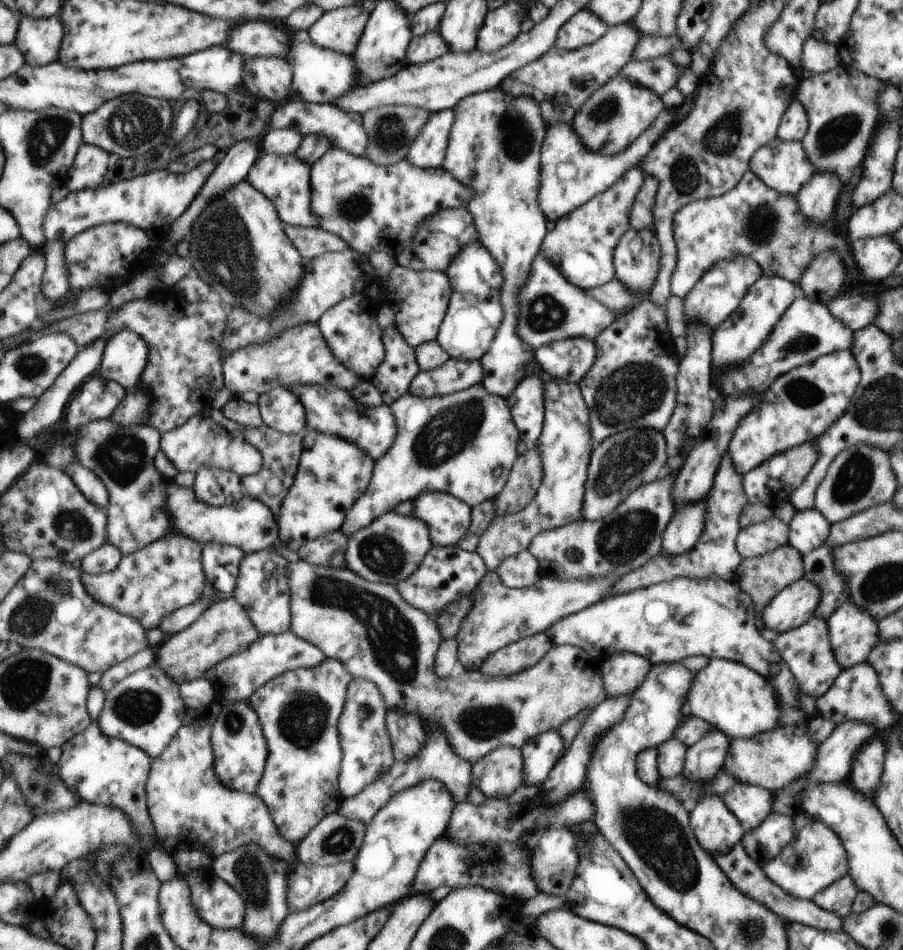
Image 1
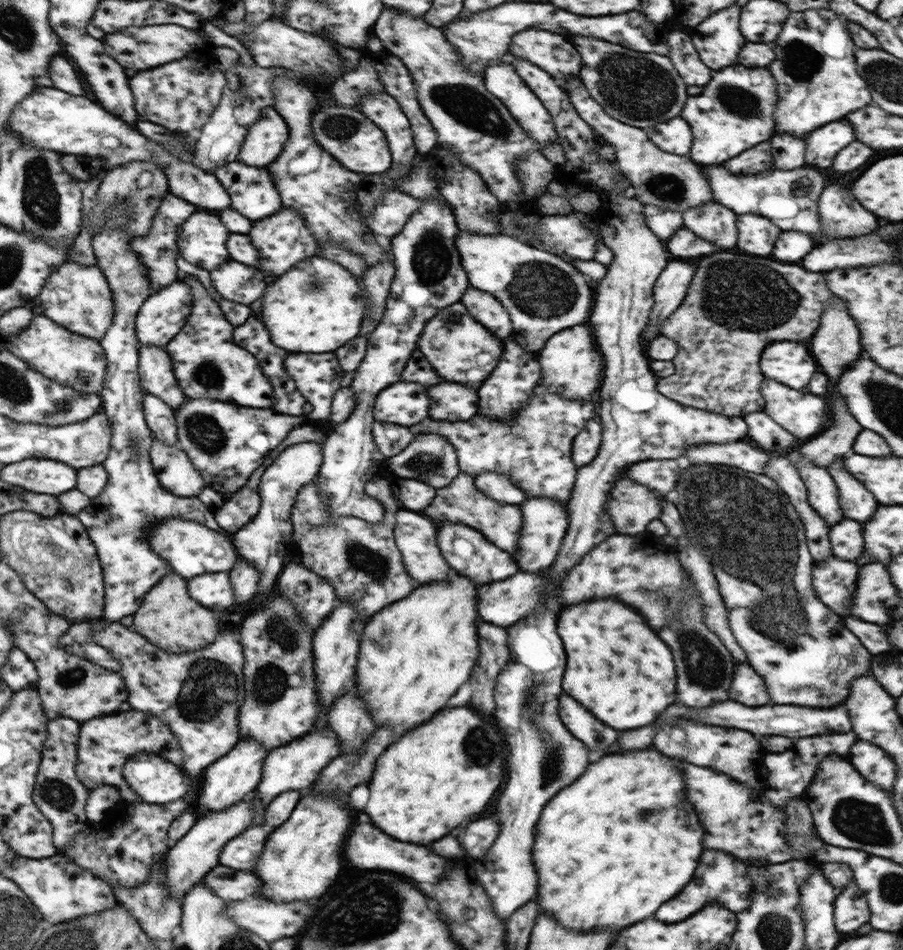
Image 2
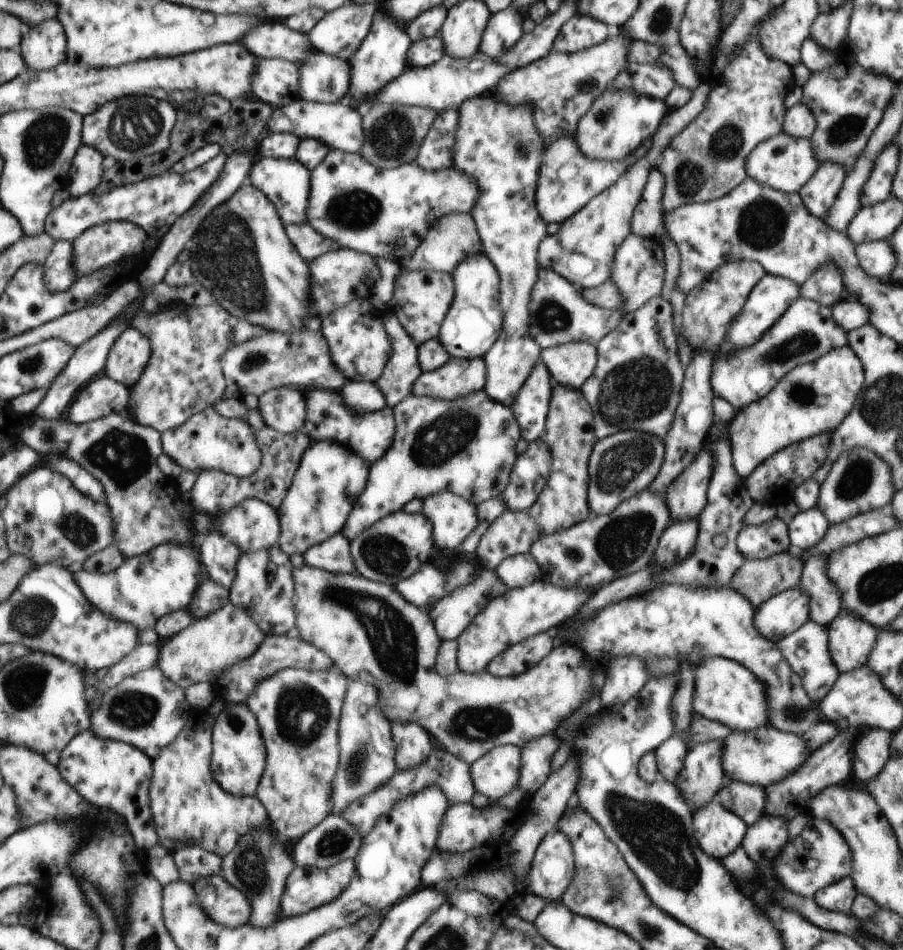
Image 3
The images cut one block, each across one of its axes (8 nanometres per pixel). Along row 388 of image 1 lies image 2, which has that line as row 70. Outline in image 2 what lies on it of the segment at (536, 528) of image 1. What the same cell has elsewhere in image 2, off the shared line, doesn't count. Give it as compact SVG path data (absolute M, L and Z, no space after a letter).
M523 30L516 33L510 43L508 56L530 60L553 76L564 86L564 82L579 76L582 60L570 42L560 34L547 30Z

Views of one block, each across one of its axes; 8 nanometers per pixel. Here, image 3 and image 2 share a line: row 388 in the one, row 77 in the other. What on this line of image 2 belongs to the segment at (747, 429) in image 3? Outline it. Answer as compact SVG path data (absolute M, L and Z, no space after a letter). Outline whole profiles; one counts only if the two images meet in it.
M810 9L802 12L791 12L780 36L774 42L776 60L767 68L772 73L778 86L777 103L773 110L774 130L787 132L796 138L806 138L818 126L842 119L856 109L874 104L867 80L856 72L855 50L858 47L848 32L847 20L843 14L828 9Z

